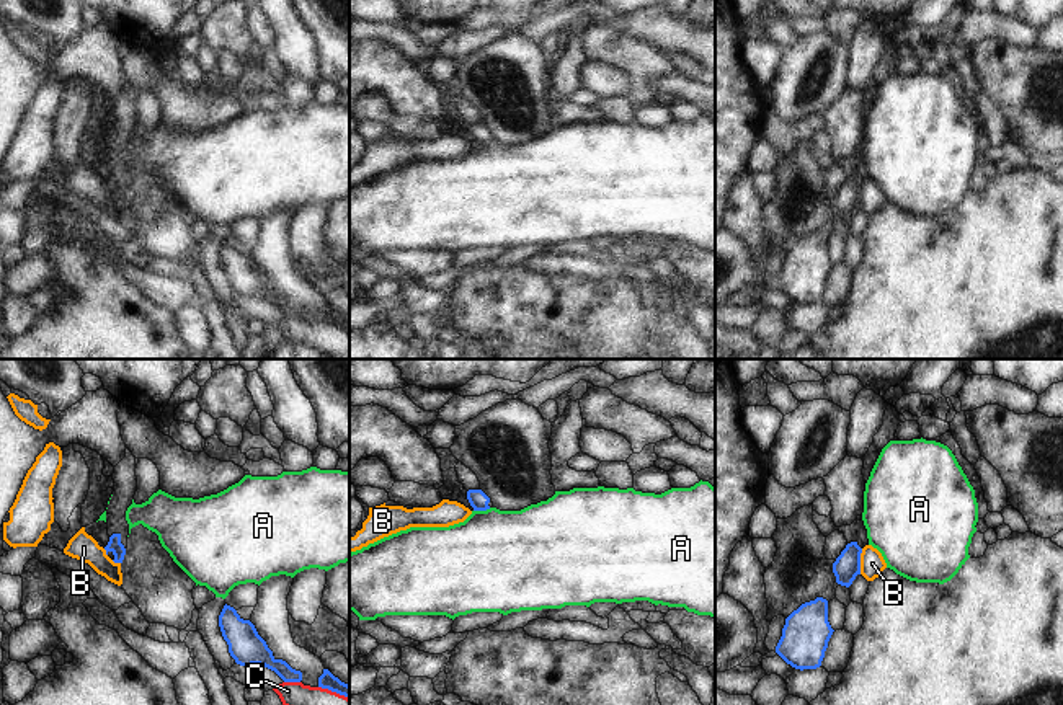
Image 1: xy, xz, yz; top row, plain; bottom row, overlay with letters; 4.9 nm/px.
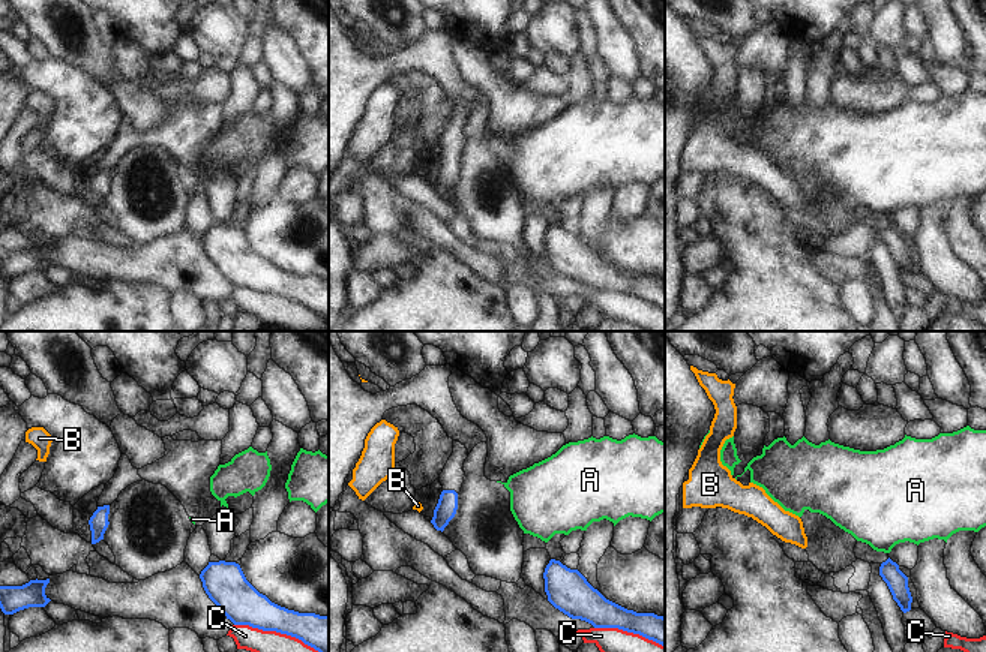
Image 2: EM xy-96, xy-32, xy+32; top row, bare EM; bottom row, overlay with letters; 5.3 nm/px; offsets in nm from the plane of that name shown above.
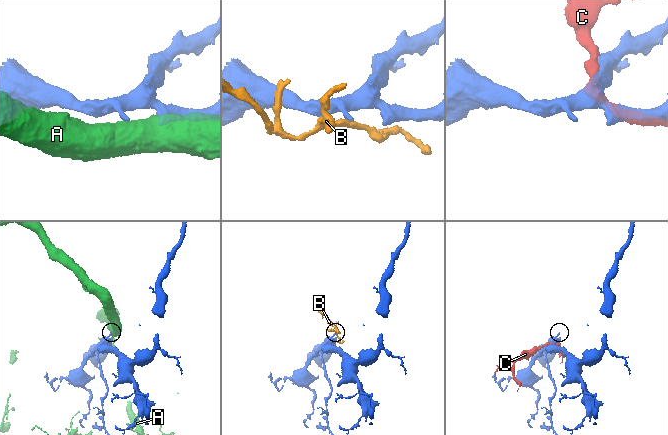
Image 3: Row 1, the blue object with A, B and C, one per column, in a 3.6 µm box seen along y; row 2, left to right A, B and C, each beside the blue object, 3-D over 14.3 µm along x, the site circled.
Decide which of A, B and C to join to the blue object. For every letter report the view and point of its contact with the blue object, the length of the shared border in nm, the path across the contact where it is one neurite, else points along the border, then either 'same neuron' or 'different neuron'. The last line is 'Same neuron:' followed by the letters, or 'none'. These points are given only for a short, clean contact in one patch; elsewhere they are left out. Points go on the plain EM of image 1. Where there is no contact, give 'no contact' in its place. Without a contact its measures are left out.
A: meets blue in xz at (482, 144); contact 90 nm long; different neuron
B: meets blue in yz at (859, 196); contact 130 nm long; border along yz (862, 183), (859, 208); different neuron
C: meets blue in xy at (293, 315); contact 80 nm long; different neuron
Same neuron: none

